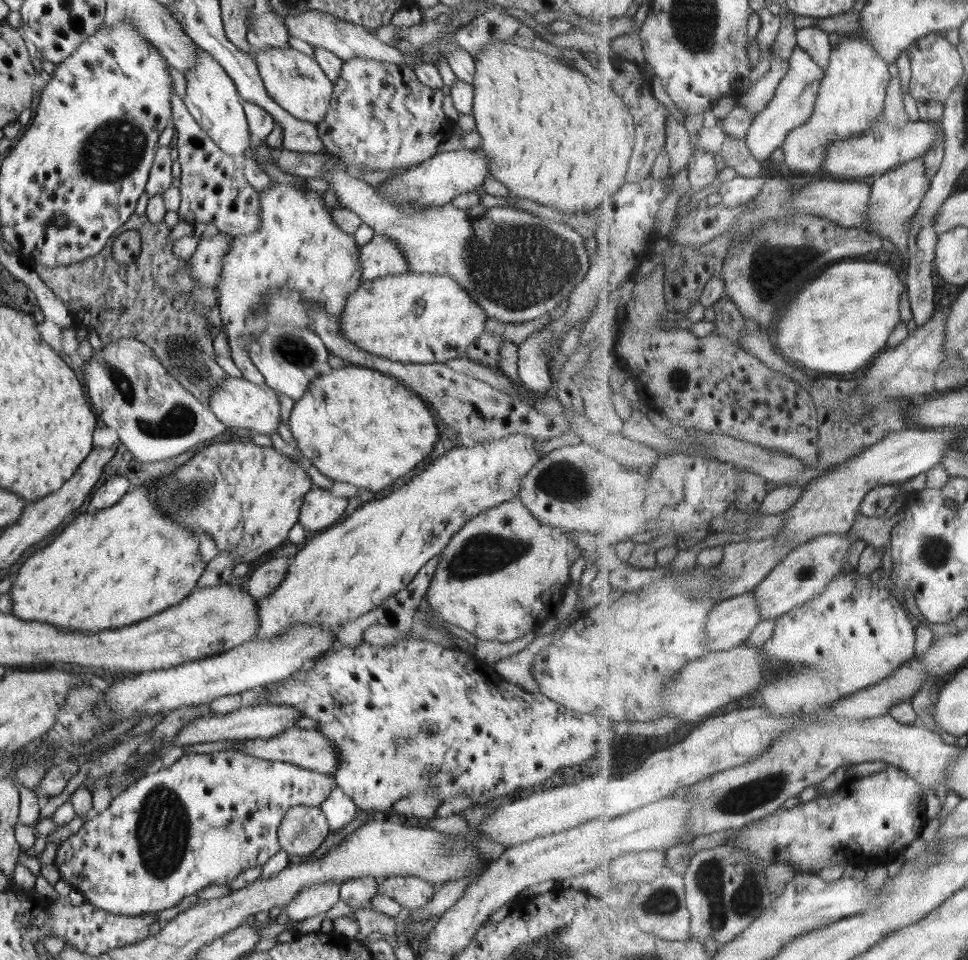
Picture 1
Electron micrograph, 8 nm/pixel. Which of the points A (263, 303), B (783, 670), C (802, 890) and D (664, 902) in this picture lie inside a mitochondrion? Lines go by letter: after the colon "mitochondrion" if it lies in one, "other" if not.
A: mitochondrion
B: mitochondrion
C: other
D: mitochondrion

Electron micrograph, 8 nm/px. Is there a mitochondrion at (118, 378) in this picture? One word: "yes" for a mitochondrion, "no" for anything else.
yes

